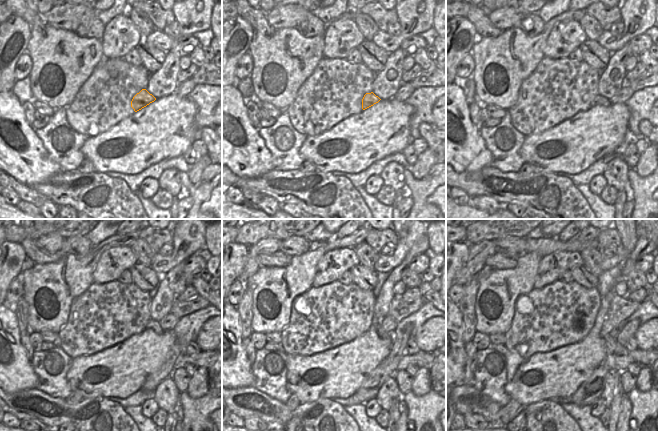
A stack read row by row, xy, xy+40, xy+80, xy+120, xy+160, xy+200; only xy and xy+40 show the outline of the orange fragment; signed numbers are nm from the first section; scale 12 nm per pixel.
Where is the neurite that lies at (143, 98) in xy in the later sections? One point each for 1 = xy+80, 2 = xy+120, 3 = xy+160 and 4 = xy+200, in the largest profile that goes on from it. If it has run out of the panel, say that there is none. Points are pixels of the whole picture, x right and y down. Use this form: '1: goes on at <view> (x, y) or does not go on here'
1: goes on at xy+80 (598, 99)
2: goes on at xy+120 (151, 324)
3: goes on at xy+160 (382, 333)
4: goes on at xy+200 (644, 358)

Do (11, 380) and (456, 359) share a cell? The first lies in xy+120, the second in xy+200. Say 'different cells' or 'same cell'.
same cell

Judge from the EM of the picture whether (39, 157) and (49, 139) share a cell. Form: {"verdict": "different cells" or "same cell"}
{"verdict": "different cells"}

